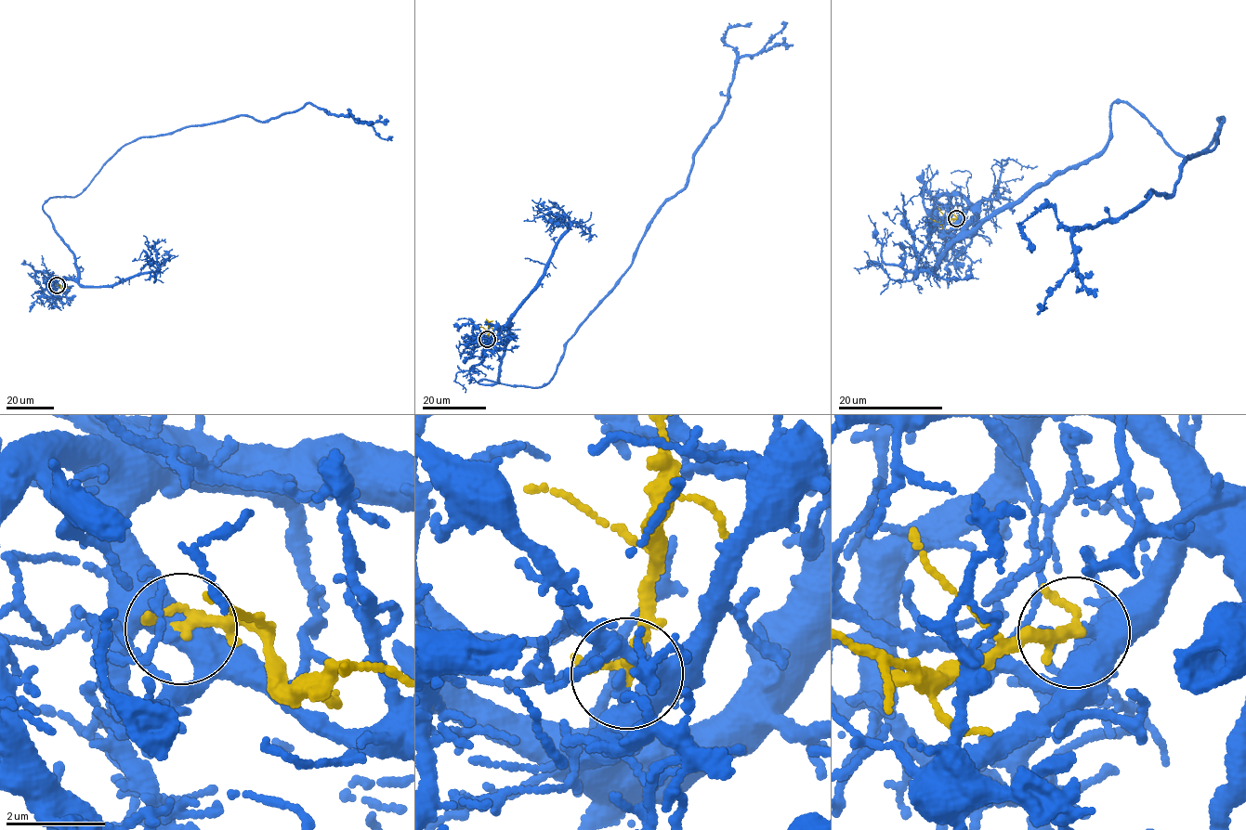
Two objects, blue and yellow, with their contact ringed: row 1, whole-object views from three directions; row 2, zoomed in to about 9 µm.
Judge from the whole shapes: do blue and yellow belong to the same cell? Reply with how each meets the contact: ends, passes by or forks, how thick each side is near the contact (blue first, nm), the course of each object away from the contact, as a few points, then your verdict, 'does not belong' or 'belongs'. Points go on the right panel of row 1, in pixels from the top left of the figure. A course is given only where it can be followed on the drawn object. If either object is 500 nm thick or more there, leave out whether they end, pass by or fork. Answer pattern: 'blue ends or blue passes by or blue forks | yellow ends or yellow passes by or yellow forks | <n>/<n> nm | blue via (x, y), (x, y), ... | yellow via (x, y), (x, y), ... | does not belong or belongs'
blue passes by | yellow passes by | 320/190 nm | blue via (956, 218), (1087, 163), (1112, 104), (1191, 158), (1225, 120), (1169, 196), (1074, 232), (1042, 310) | yellow via (956, 218), (940, 224), (930, 218) | belongs

